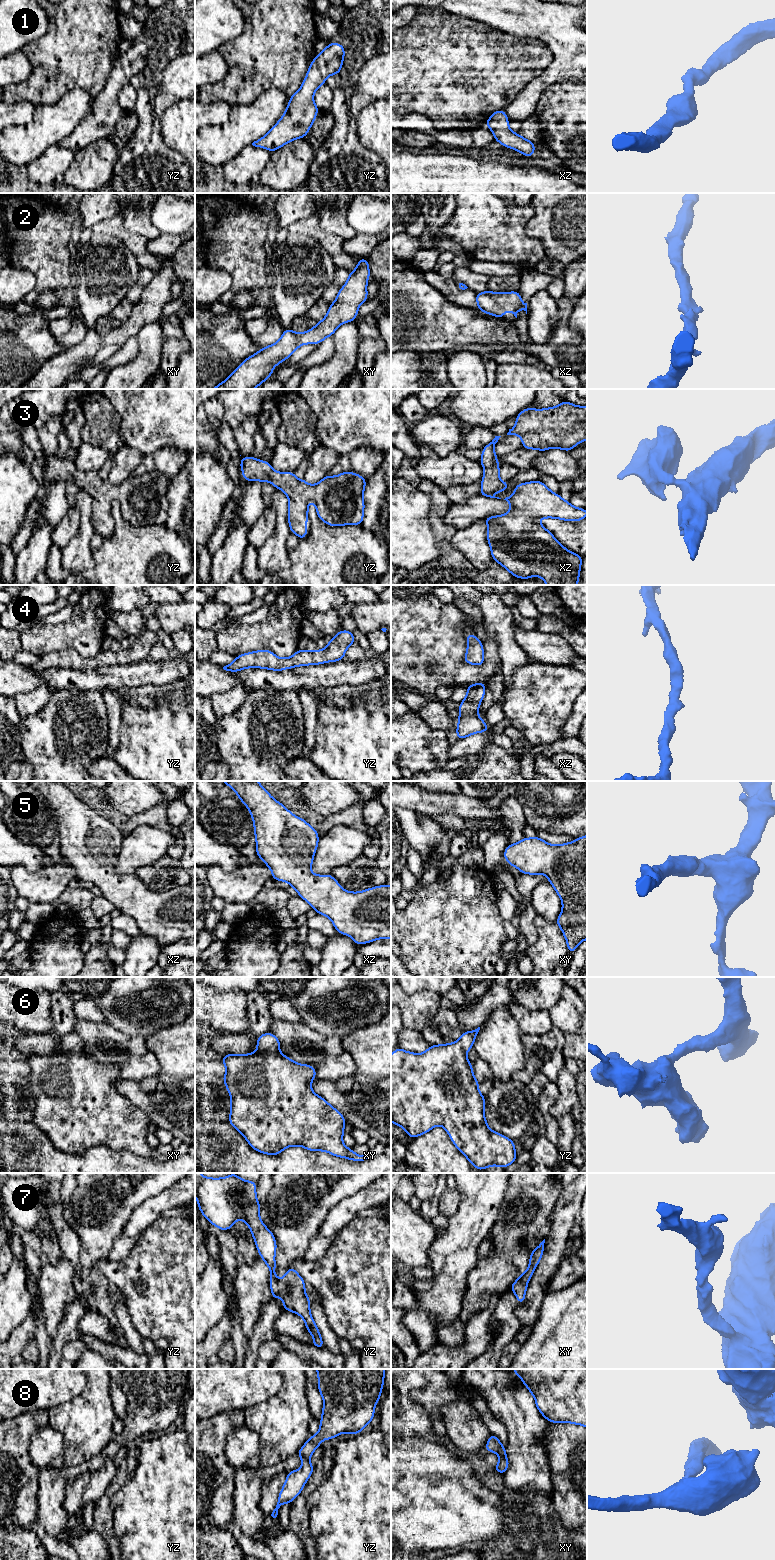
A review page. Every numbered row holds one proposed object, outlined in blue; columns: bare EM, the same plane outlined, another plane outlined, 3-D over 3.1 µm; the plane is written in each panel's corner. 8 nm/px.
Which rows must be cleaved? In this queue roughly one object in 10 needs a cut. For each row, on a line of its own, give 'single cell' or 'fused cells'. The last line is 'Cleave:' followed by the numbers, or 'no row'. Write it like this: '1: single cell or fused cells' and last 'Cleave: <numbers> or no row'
1: single cell
2: single cell
3: single cell
4: single cell
5: single cell
6: single cell
7: single cell
8: single cell
Cleave: no row

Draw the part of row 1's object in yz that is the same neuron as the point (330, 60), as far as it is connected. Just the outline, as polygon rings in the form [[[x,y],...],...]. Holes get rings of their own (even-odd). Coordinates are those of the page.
[[[329,43],[310,63],[300,89],[290,96],[284,115],[261,139],[252,143],[255,147],[273,152],[292,140],[306,137],[319,111],[313,96],[329,75],[341,71],[345,50],[340,43]]]

